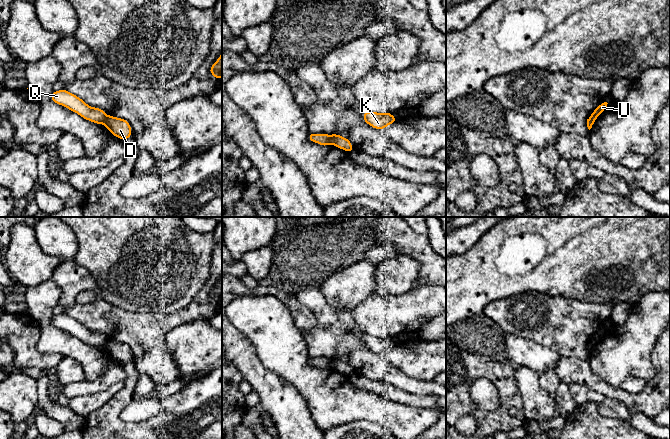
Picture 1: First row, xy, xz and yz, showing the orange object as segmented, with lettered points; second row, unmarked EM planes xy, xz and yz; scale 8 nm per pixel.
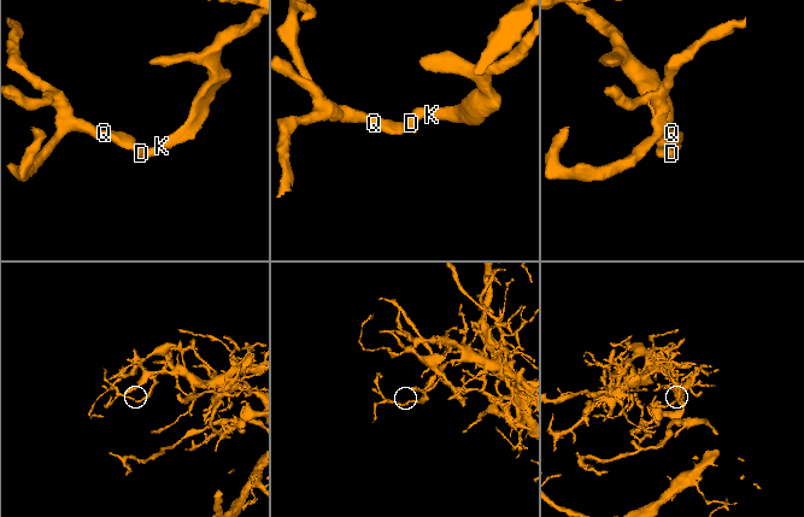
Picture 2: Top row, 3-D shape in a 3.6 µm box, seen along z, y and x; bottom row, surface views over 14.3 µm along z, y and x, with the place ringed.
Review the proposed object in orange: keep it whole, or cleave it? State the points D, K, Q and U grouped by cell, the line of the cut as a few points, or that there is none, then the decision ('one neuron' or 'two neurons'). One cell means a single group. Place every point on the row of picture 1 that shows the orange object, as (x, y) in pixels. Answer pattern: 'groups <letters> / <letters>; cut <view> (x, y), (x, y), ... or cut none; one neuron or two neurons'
groups D K / Q U; cut xz (329, 135), (330, 142); two neurons

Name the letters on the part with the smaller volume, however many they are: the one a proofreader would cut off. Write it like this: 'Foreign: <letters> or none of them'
Foreign: Q, U

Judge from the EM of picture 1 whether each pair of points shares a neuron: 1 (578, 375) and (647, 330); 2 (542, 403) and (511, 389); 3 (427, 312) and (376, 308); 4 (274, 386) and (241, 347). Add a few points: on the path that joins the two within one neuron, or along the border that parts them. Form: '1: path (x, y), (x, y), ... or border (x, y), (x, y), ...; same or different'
1: border (587, 360), (591, 370), (608, 383); different
2: border (515, 369), (516, 385), (524, 415); different
3: path (414, 310), (389, 310); same
4: path (264, 377), (245, 357); same

